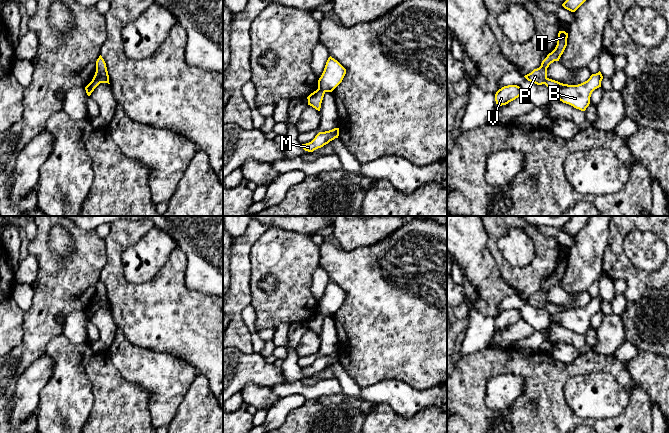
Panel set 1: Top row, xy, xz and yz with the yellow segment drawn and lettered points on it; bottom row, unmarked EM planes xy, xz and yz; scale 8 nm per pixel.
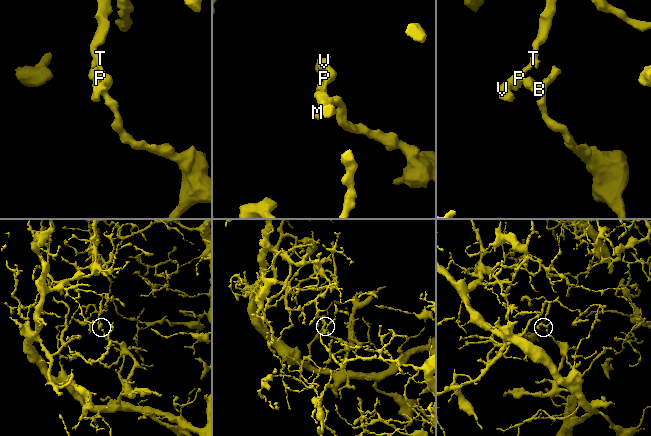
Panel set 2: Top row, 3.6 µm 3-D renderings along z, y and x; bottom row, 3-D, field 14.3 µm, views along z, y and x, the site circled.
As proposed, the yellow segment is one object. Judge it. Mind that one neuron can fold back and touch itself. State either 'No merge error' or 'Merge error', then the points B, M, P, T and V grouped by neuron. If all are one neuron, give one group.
Merge error. Groups: B M / P T V

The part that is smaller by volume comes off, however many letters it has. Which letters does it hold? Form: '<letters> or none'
P, T, V

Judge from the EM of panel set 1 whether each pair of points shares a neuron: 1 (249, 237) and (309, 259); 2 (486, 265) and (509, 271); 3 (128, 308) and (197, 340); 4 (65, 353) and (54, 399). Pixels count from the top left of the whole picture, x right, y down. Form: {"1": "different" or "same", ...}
{"1": "different", "2": "different", "3": "same", "4": "same"}

